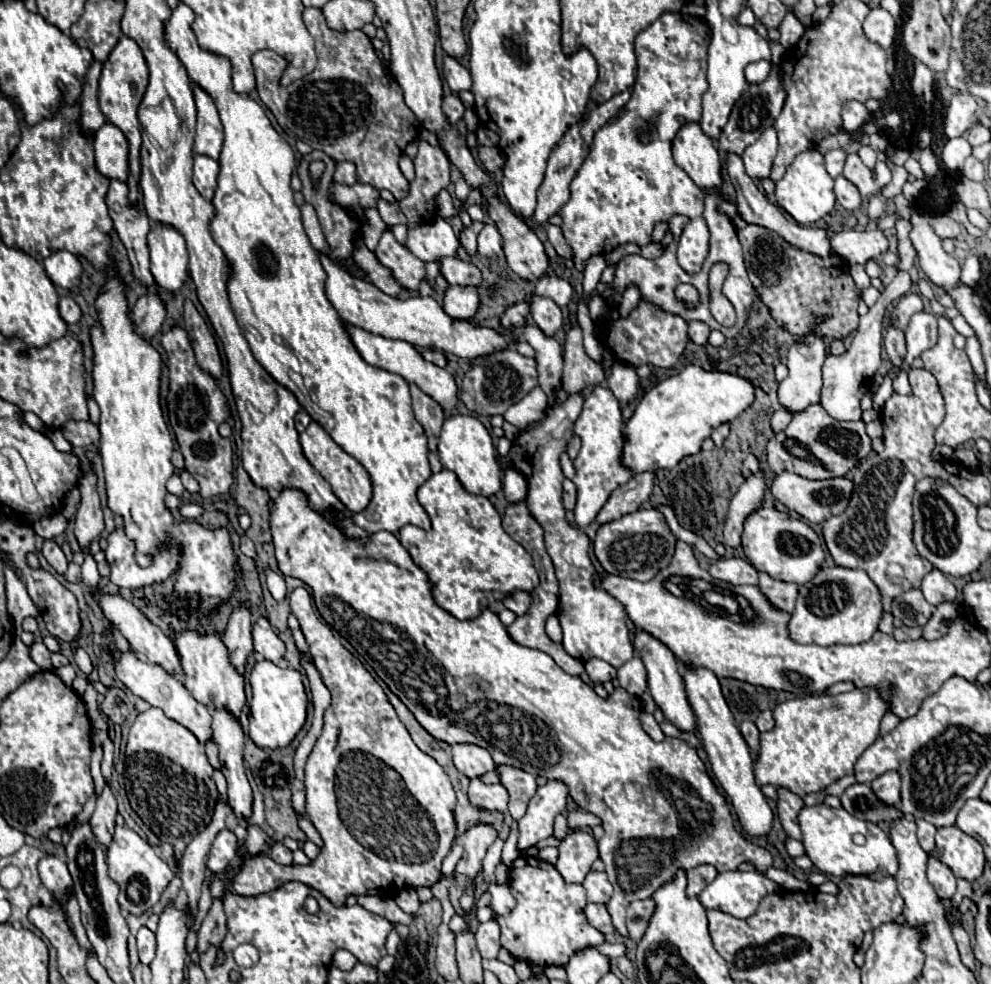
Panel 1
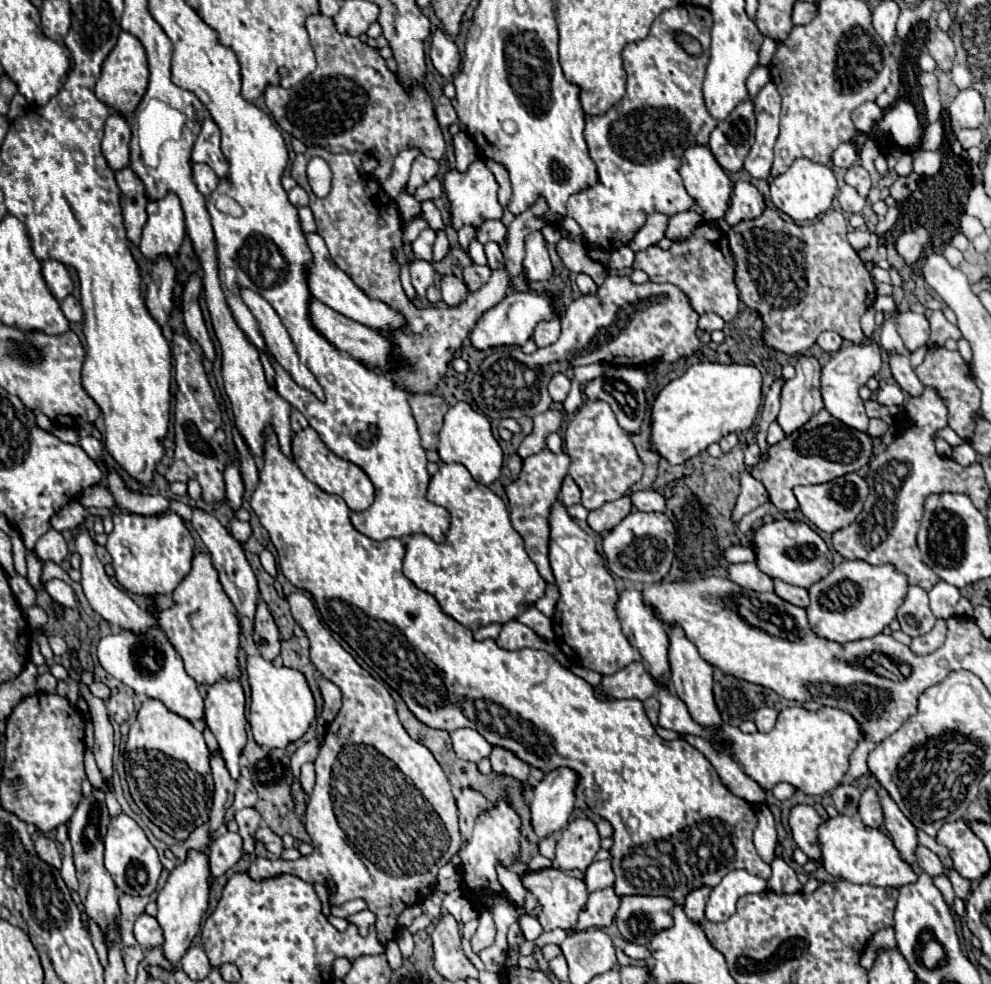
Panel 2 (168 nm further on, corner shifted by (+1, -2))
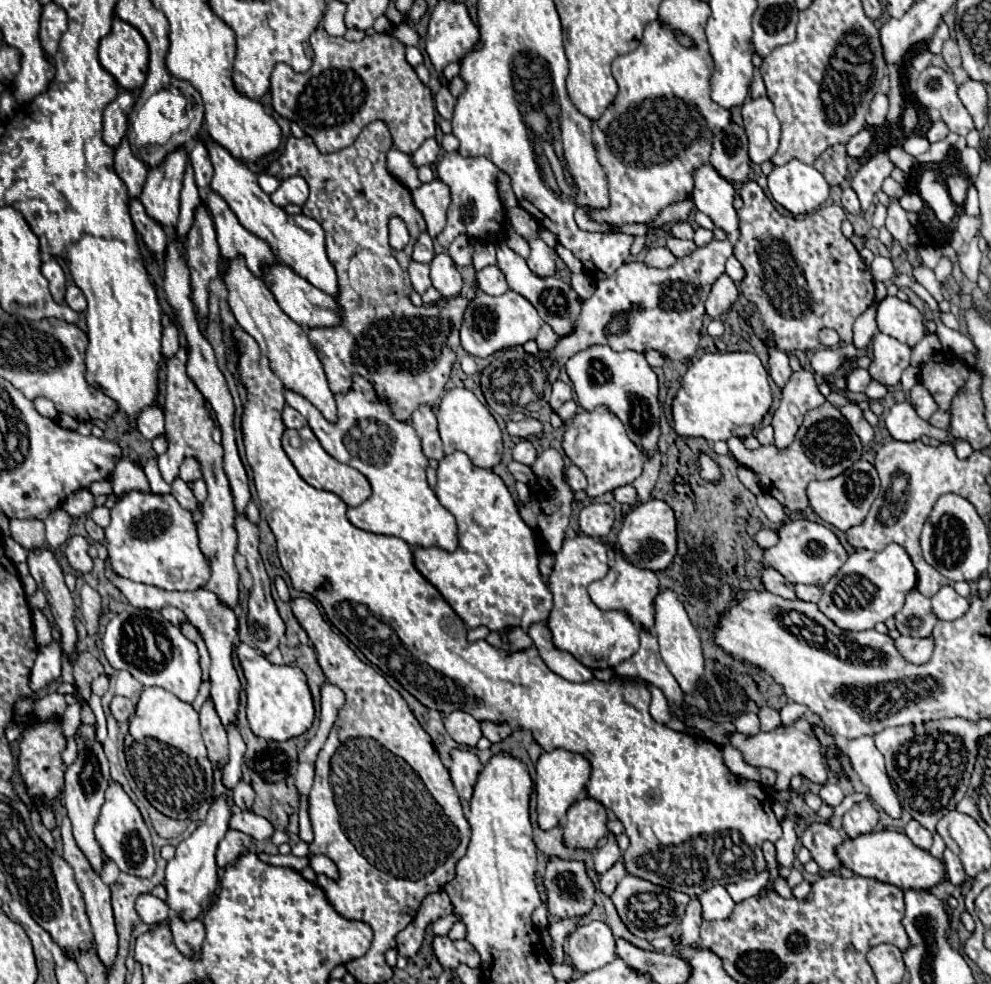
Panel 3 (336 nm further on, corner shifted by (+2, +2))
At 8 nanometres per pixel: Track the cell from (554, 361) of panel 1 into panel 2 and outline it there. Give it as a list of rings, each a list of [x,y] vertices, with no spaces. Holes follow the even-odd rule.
[[[557,373],[557,377],[553,377],[551,383],[549,383],[549,395],[555,403],[563,403],[569,389],[571,389],[571,381],[561,373]]]

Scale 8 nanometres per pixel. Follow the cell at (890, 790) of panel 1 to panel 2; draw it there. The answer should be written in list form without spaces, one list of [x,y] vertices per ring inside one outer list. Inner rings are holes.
[[[869,785],[859,799],[859,817],[867,827],[879,827],[883,823],[883,809],[873,785]]]

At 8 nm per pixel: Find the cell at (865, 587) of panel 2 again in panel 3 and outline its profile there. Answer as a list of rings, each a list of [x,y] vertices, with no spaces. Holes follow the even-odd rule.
[[[890,543],[884,551],[854,551],[846,563],[836,571],[836,575],[822,587],[822,597],[818,601],[820,611],[844,631],[866,631],[874,629],[876,623],[894,617],[902,607],[906,593],[916,587],[916,569],[908,553]]]

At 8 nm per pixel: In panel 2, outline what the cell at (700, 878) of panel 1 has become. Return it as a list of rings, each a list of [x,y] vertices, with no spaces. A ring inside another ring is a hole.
[[[705,887],[705,889],[695,889],[693,893],[687,895],[683,911],[693,923],[701,925],[705,921],[705,903],[709,899],[709,893],[711,893],[711,889]]]

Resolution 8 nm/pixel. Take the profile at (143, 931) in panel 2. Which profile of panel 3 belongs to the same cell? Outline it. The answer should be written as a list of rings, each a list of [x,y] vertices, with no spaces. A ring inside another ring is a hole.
[[[140,895],[136,901],[136,913],[146,925],[160,925],[168,919],[168,905],[152,895]]]

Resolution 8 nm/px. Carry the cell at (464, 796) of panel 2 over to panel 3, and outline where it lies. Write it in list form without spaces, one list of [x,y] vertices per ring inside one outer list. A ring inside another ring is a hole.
[[[452,751],[452,765],[450,765],[450,777],[452,783],[460,795],[464,811],[470,807],[470,799],[474,793],[474,785],[478,781],[478,775],[482,771],[482,763],[472,751]]]

